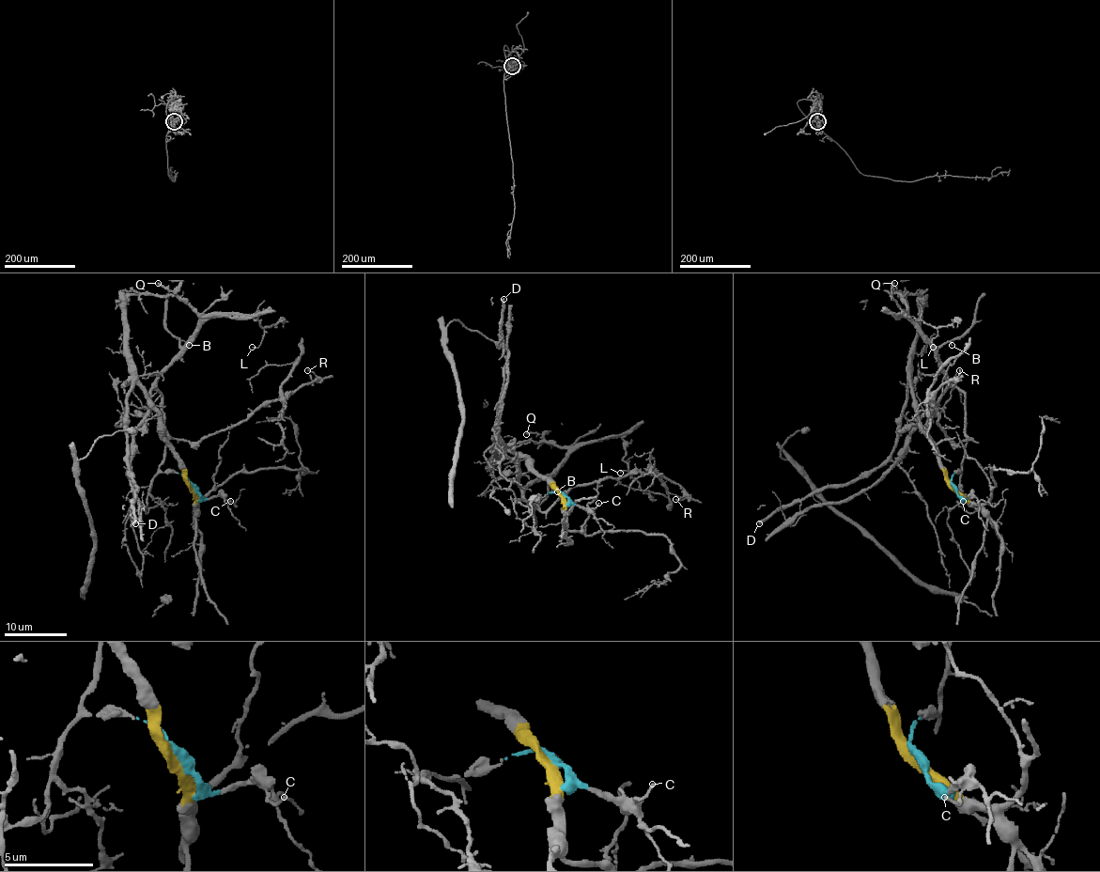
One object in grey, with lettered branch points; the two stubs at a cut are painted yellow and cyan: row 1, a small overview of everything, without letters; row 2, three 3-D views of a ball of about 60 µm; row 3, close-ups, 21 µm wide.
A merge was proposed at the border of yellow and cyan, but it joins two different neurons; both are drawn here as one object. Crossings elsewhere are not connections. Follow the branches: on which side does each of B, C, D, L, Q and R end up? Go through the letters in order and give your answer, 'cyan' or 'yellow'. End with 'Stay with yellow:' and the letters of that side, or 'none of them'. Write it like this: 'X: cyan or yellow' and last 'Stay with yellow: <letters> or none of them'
B: cyan
C: cyan
D: yellow
L: cyan
Q: cyan
R: cyan
Stay with yellow: D

